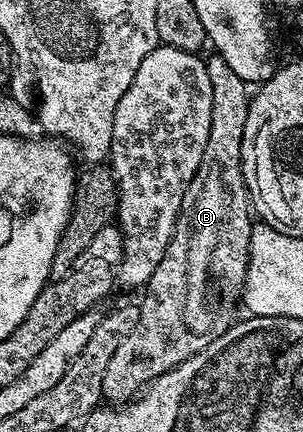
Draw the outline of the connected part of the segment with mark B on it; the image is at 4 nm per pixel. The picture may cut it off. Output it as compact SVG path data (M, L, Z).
M211 55L211 58L206 58L206 65L209 73L210 86L213 91L212 99L212 114L209 124L209 140L205 142L205 155L201 155L201 167L193 175L193 179L189 183L189 187L185 191L185 195L181 199L181 207L179 208L179 218L175 221L175 230L167 244L165 255L161 259L161 263L157 263L157 271L153 271L153 275L147 280L143 301L139 305L139 318L137 319L137 327L133 327L133 331L129 331L129 335L125 335L125 339L121 339L121 347L117 347L117 351L113 351L113 359L109 359L109 364L105 366L105 379L101 379L101 391L103 392L103 401L107 403L127 403L139 396L141 390L150 385L161 375L165 375L173 367L177 367L181 363L185 363L185 359L189 359L193 355L197 355L201 351L205 351L205 347L209 347L209 343L213 343L213 339L217 339L221 335L225 335L225 331L230 325L235 324L236 314L231 314L231 301L227 297L222 297L222 293L238 294L243 288L243 281L247 277L247 252L249 251L249 243L251 242L251 227L253 224L253 209L249 204L249 181L245 176L245 170L241 164L245 150L243 148L243 128L245 127L245 119L249 119L249 107L251 106L252 94L247 93L249 89L248 82L241 79L241 75L237 75L229 68L229 63L225 63L225 59L221 59L218 55Z

